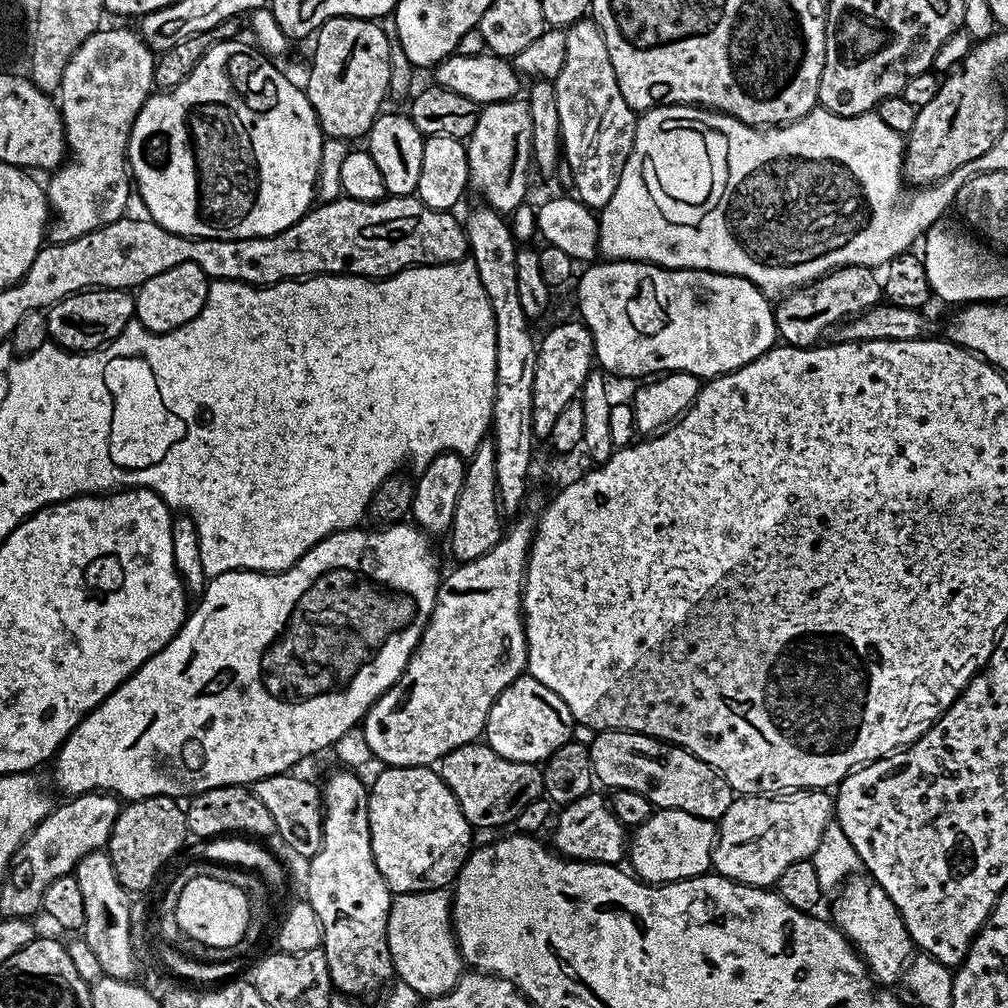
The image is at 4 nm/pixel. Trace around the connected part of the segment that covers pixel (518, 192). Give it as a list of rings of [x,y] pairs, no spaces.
[[[517,98],[515,100],[503,100],[502,102],[494,102],[493,104],[483,105],[479,109],[480,117],[474,126],[471,136],[467,137],[466,147],[468,149],[468,179],[470,181],[471,191],[477,192],[481,196],[483,203],[489,208],[493,208],[496,212],[501,214],[511,214],[520,204],[525,203],[528,192],[528,168],[530,172],[530,165],[532,164],[532,135],[530,134],[530,110],[528,109],[528,101],[524,98]]]

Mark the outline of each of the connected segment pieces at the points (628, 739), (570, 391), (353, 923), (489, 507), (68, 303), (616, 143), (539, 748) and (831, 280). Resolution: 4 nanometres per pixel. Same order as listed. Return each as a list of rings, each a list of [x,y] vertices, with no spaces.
[[[600,730],[594,742],[588,746],[588,753],[593,777],[599,783],[601,780],[608,790],[634,790],[657,809],[686,810],[686,814],[713,822],[719,821],[726,810],[730,810],[734,793],[726,778],[676,744],[665,744],[662,740],[644,736],[640,732]]]
[[[573,318],[565,324],[556,324],[538,340],[536,349],[538,367],[534,369],[534,410],[532,425],[537,438],[551,437],[554,422],[558,414],[571,400],[577,399],[580,387],[586,382],[589,372],[594,368],[592,335],[590,330],[579,319]]]
[[[339,770],[340,772],[332,772],[328,776],[328,781],[322,784],[322,807],[324,809],[324,837],[320,843],[320,850],[315,856],[307,861],[308,864],[308,896],[306,902],[310,906],[314,906],[314,914],[318,914],[318,918],[322,922],[322,930],[324,931],[324,943],[322,951],[326,958],[326,966],[328,973],[332,979],[332,987],[337,993],[345,992],[348,996],[368,996],[371,992],[376,992],[388,979],[393,979],[394,973],[392,968],[392,960],[390,954],[390,946],[387,945],[387,915],[390,914],[392,897],[394,895],[387,882],[382,878],[382,874],[378,874],[378,866],[374,862],[374,854],[370,846],[370,818],[368,817],[368,790],[369,785],[363,784],[359,780],[357,773],[352,770]]]
[[[488,438],[482,441],[472,456],[467,457],[464,466],[466,478],[462,478],[462,494],[458,494],[458,506],[454,506],[452,526],[446,536],[449,546],[452,547],[453,561],[460,562],[465,558],[482,558],[482,554],[490,554],[490,550],[494,550],[494,546],[498,546],[502,535],[502,527],[500,528],[502,513],[498,502],[498,474],[494,472],[495,457],[496,451],[491,439]]]
[[[127,288],[85,290],[62,298],[57,304],[53,304],[51,308],[47,309],[46,315],[51,343],[65,348],[68,352],[95,352],[96,349],[109,344],[114,338],[118,338],[122,334],[122,330],[126,330],[126,326],[133,323],[136,315],[136,298]]]
[[[585,18],[583,20],[577,20],[575,24],[571,25],[567,29],[567,32],[565,33],[566,38],[566,62],[562,66],[562,70],[558,74],[558,78],[556,79],[555,86],[556,86],[556,93],[558,94],[558,122],[560,123],[560,138],[562,141],[562,156],[563,159],[566,161],[566,168],[568,164],[568,172],[570,175],[572,175],[572,184],[576,189],[574,189],[575,195],[578,197],[580,201],[582,201],[583,204],[587,208],[593,209],[593,210],[599,210],[606,206],[606,202],[610,202],[610,198],[614,198],[614,190],[618,190],[618,178],[622,174],[622,170],[624,169],[624,164],[628,159],[630,158],[630,150],[634,146],[634,134],[636,133],[636,122],[638,119],[637,113],[633,112],[632,108],[630,106],[626,106],[626,98],[622,98],[622,90],[618,90],[618,78],[614,74],[614,66],[610,66],[610,50],[606,50],[606,42],[602,38],[602,34],[600,33],[600,28],[597,26],[596,21],[591,18]]]
[[[522,674],[490,706],[488,720],[482,725],[483,739],[502,758],[510,758],[514,762],[526,762],[539,765],[554,754],[563,744],[572,739],[574,721],[570,714],[570,706],[554,694],[538,678]]]
[[[851,264],[849,268],[833,268],[811,284],[791,289],[779,300],[780,305],[777,303],[774,308],[779,339],[794,348],[811,348],[819,341],[816,339],[823,337],[835,324],[881,303],[882,280],[873,269]]]

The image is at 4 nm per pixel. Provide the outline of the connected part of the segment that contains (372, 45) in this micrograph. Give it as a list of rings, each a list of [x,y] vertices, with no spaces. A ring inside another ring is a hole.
[[[357,16],[330,18],[315,33],[316,49],[312,52],[312,69],[308,72],[306,95],[316,112],[316,121],[325,137],[333,136],[349,142],[367,137],[376,117],[385,107],[384,99],[390,96],[391,62],[390,43],[376,20],[359,20]]]

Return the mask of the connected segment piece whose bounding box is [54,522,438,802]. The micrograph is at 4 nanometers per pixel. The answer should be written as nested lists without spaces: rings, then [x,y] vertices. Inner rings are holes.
[[[401,522],[391,524],[385,527],[383,531],[372,530],[376,532],[363,532],[363,527],[357,526],[348,528],[345,532],[331,532],[324,540],[319,540],[313,548],[306,550],[306,554],[302,554],[302,558],[298,558],[298,562],[294,562],[292,568],[288,568],[284,572],[223,572],[220,576],[211,577],[204,585],[204,591],[199,597],[200,605],[193,607],[189,611],[188,619],[184,621],[184,625],[176,631],[174,639],[168,643],[158,654],[154,654],[148,659],[139,670],[126,679],[115,688],[107,698],[95,708],[90,714],[86,714],[86,718],[82,718],[82,722],[78,722],[78,726],[64,740],[63,746],[56,752],[54,757],[54,765],[56,764],[56,784],[62,791],[68,792],[69,797],[80,796],[83,792],[111,792],[113,796],[124,802],[141,800],[147,796],[171,796],[173,798],[191,798],[197,792],[205,792],[211,788],[218,786],[226,786],[227,784],[243,784],[251,786],[257,780],[273,776],[279,772],[287,772],[295,769],[295,764],[299,760],[307,758],[311,752],[320,752],[323,748],[331,749],[335,745],[338,738],[342,738],[342,734],[346,734],[351,728],[357,727],[363,721],[365,714],[370,710],[370,706],[380,695],[386,690],[390,690],[390,686],[394,686],[394,682],[398,682],[398,678],[406,670],[406,662],[410,662],[410,658],[414,654],[414,650],[418,646],[418,642],[424,633],[424,627],[428,625],[430,614],[434,610],[434,602],[436,601],[436,589],[438,587],[438,575],[436,576],[436,556],[432,553],[432,544],[427,535],[421,532],[415,524],[411,522]]]

